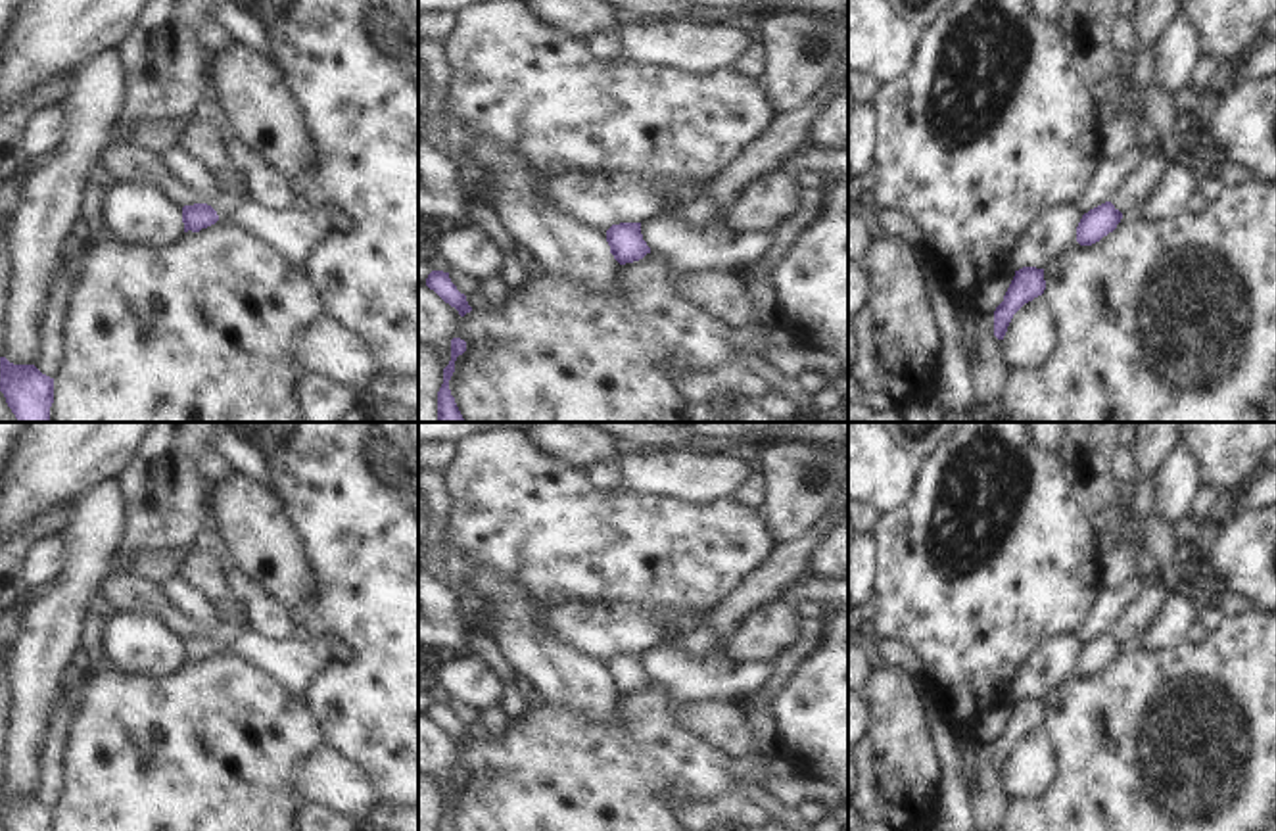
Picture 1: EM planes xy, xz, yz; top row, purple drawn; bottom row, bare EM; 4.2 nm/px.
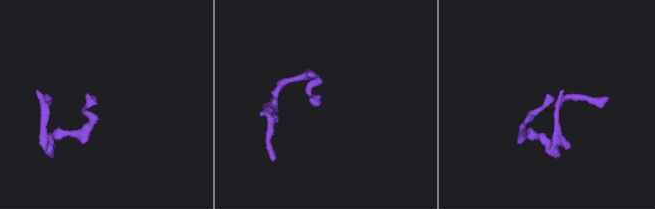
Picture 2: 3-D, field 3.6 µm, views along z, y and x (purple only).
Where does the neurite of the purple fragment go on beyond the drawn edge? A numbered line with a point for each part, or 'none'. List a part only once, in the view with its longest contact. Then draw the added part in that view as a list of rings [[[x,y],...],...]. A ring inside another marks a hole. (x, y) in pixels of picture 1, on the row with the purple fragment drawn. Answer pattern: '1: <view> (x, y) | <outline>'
1: xy (225, 200) | [[[221,188],[219,196],[215,200],[215,203],[211,205],[219,217],[223,217],[228,209],[232,209],[234,205],[242,203],[244,200],[238,198],[236,194]]]

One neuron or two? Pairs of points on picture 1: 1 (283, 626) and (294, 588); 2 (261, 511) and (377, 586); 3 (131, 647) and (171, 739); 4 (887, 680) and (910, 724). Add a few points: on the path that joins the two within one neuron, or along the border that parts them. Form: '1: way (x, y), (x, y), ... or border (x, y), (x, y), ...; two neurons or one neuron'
1: border (258, 590), (275, 595), (290, 611); two neurons
2: border (275, 494), (302, 542), (313, 576); two neurons
3: border (183, 661), (164, 674), (125, 674), (110, 666); two neurons
4: way (891, 691), (900, 712); one neuron

